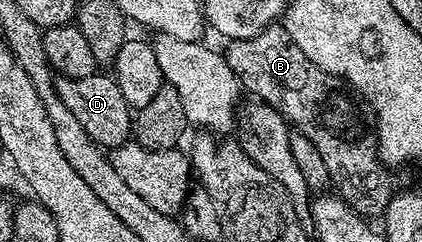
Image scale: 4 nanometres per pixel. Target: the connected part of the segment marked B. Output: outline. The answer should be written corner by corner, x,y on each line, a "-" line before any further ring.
284,24
268,26
263,28
263,32
259,32
259,36
238,38
230,41
228,46
229,67
237,77
238,83
248,93
250,90
253,93
250,95
254,99
268,102
271,108
275,108
284,116
286,122
296,127
303,136
315,144
316,151
323,156
323,161
327,166
330,183
334,187
337,185
336,193
339,197
359,215
384,215
389,201
392,200
395,193
394,171
377,157
377,135
371,129
370,119
368,117
365,119
361,115
361,110
357,107
358,99
350,93
346,83
335,77
334,74
328,74
326,70
321,70
311,60
307,60
307,56
303,56
303,51
299,49
299,44
295,44
295,40
291,40

